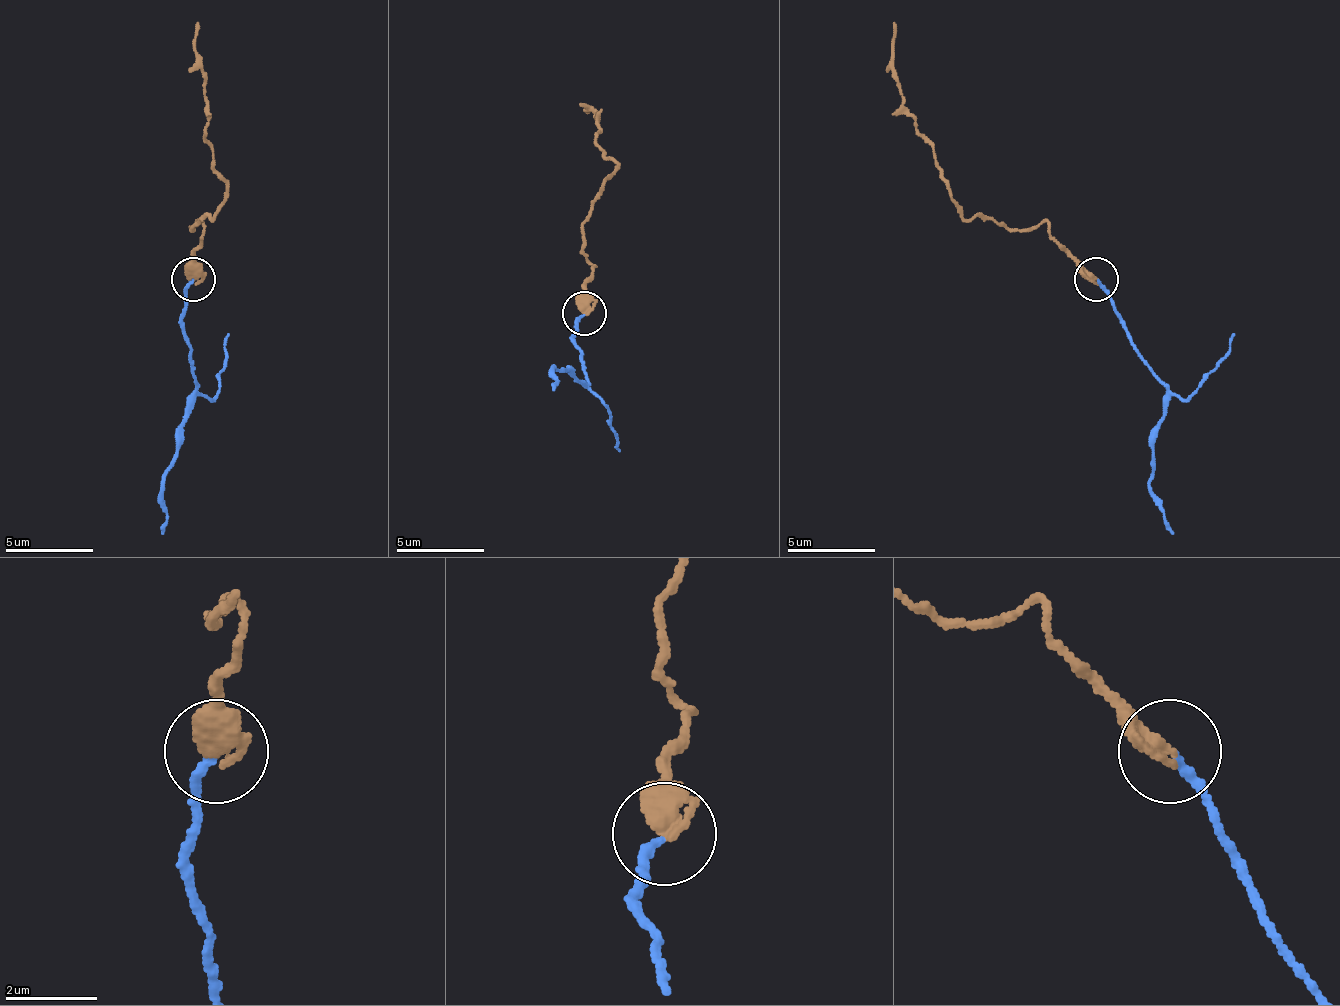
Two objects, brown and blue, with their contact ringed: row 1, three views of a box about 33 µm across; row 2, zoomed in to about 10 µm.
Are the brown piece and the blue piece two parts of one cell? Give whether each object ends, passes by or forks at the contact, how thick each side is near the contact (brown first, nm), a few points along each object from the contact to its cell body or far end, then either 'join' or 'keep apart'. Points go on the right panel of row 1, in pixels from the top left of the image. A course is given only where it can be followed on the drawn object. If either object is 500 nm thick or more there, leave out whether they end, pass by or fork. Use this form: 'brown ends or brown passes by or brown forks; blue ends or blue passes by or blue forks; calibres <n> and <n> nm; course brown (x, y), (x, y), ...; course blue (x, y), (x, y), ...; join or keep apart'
brown ends; blue ends; calibres 480 and 190 nm; course brown (1097, 278), (1044, 220), (1004, 229), (961, 216), (934, 168), (934, 146), (899, 89), (895, 23); course blue (1097, 278), (1128, 339), (1167, 392), (1167, 414), (1149, 475), (1154, 506), (1171, 532); join

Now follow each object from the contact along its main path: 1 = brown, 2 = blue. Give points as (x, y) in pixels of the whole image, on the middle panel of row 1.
1: (583, 314), (583, 283), (592, 274), (583, 221), (605, 178), (618, 164), (596, 142), (596, 116), (587, 112)
2: (583, 314), (574, 345), (583, 384), (557, 366), (552, 371), (552, 388)

